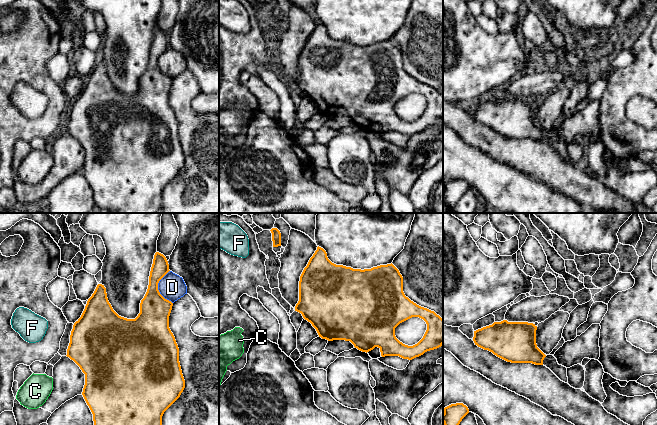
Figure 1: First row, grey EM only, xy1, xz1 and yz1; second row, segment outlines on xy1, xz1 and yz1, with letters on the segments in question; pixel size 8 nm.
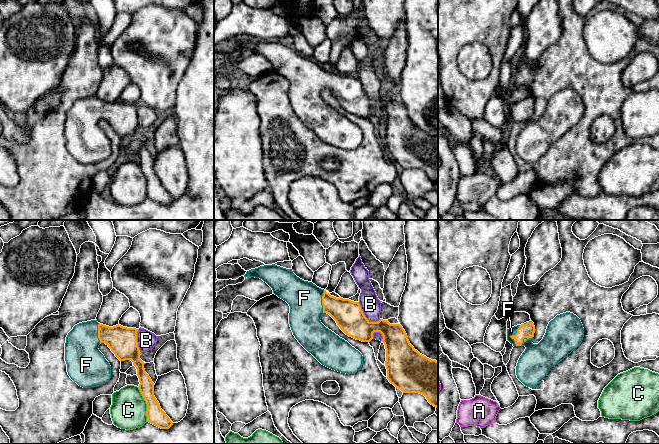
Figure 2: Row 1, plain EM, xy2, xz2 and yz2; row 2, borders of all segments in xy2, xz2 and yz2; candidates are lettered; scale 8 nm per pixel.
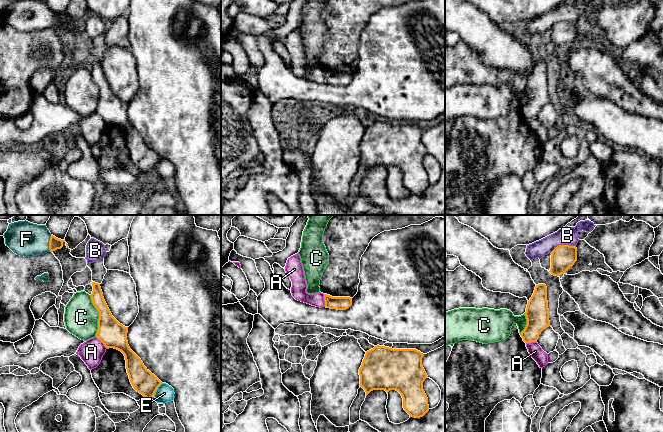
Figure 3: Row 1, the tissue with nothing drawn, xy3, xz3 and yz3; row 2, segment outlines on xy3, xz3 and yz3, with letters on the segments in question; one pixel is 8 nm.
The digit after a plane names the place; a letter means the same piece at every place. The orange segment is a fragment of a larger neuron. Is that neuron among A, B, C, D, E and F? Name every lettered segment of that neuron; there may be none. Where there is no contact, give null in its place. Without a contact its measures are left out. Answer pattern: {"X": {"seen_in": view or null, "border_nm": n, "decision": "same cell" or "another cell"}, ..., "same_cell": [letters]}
{"A": {"seen_in": "xy3", "border_nm": 140, "decision": "another cell"}, "B": {"seen_in": "xz2", "border_nm": 240, "decision": "another cell"}, "C": {"seen_in": "xy3", "border_nm": 340, "decision": "another cell"}, "D": {"seen_in": "xy1", "border_nm": 280, "decision": "another cell"}, "E": {"seen_in": "xy3", "border_nm": 130, "decision": "another cell"}, "F": {"seen_in": "yz2", "border_nm": 170, "decision": "same cell"}, "same_cell": ["F"]}

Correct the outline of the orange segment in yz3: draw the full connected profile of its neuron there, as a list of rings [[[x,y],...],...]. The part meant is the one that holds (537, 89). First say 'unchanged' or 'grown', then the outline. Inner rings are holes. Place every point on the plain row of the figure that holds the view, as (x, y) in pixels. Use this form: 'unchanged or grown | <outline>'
unchanged | [[[545,60],[536,61],[534,69],[528,77],[525,92],[527,101],[521,108],[521,113],[525,119],[537,118],[541,108],[550,102]]]

